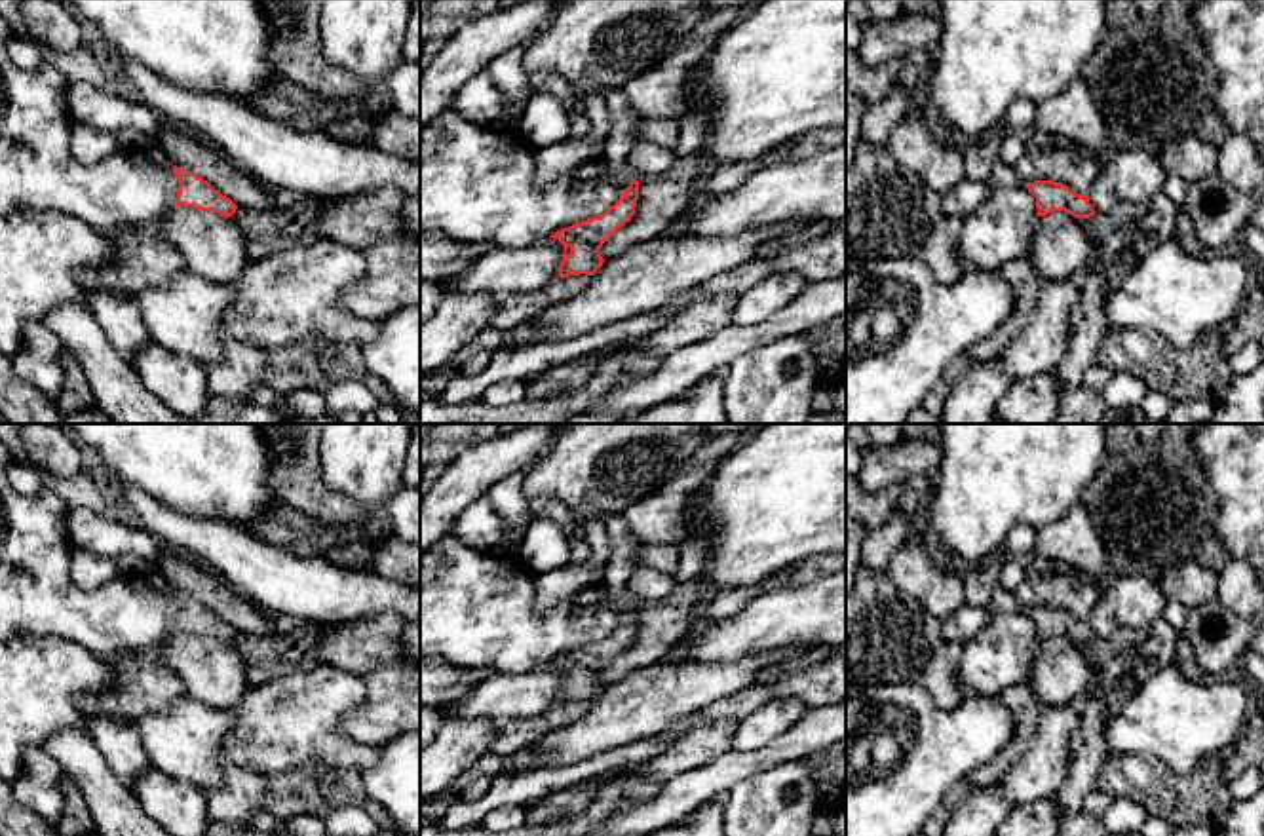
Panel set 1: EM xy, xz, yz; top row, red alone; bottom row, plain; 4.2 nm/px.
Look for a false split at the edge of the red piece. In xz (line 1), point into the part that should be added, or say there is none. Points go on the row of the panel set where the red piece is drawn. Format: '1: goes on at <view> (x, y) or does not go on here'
1: does not go on here

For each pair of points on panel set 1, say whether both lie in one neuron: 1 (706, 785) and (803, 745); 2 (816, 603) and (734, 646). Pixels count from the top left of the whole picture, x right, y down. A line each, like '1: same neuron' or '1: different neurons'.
1: same neuron
2: same neuron

